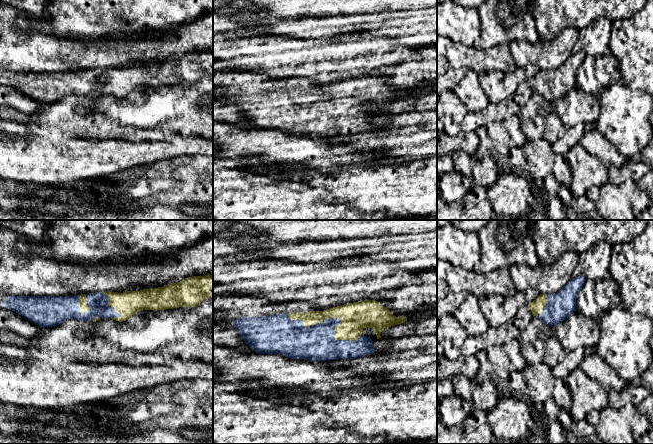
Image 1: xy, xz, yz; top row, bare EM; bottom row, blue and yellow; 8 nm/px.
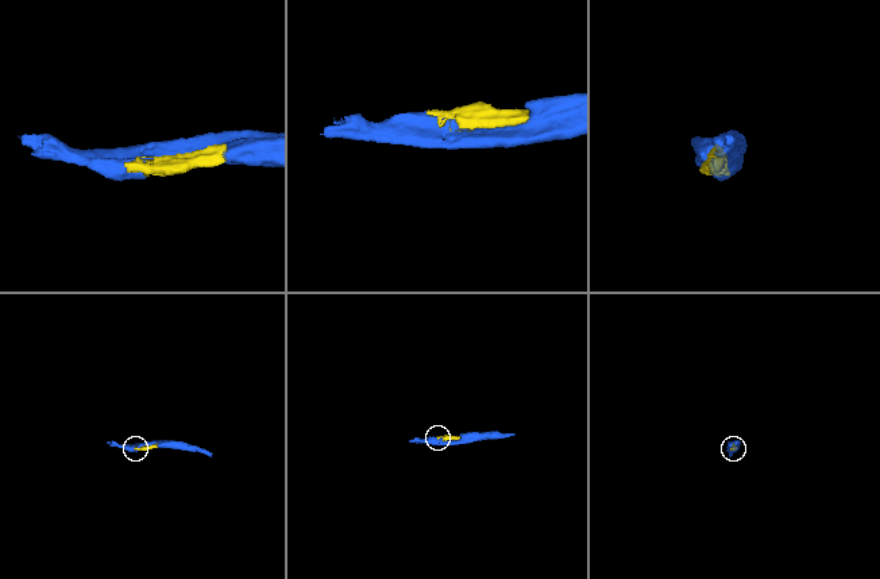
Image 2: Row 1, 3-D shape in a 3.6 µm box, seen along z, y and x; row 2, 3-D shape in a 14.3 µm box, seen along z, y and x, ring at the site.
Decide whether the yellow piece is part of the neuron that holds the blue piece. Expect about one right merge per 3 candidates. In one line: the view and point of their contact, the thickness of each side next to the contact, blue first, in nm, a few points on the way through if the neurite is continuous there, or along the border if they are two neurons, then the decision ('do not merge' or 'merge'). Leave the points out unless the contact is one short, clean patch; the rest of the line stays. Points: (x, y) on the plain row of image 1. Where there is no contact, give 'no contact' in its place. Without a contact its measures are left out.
contact xz (333, 95); calibres 280 and 240 nm; merge

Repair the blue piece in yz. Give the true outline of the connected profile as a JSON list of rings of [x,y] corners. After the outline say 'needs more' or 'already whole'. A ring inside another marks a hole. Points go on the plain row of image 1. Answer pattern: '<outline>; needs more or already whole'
[[[583,51],[572,53],[559,68],[540,70],[528,80],[529,86],[546,101],[554,103],[576,87],[576,73],[585,57]]]; needs more

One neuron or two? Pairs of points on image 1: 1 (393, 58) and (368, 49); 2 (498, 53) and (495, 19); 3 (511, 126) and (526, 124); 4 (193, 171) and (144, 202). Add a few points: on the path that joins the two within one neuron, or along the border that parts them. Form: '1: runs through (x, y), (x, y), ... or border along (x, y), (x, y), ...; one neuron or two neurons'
1: runs through (387, 55), (374, 54); one neuron
2: border along (507, 43), (501, 43), (485, 50); two neurons
3: border along (517, 112), (520, 118), (520, 127), (527, 139); two neurons
4: runs through (181, 180), (173, 181), (156, 196); one neuron

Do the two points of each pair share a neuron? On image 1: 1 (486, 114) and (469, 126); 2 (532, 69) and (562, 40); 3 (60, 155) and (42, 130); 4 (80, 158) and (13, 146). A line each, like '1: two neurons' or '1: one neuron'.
1: one neuron
2: two neurons
3: two neurons
4: one neuron

